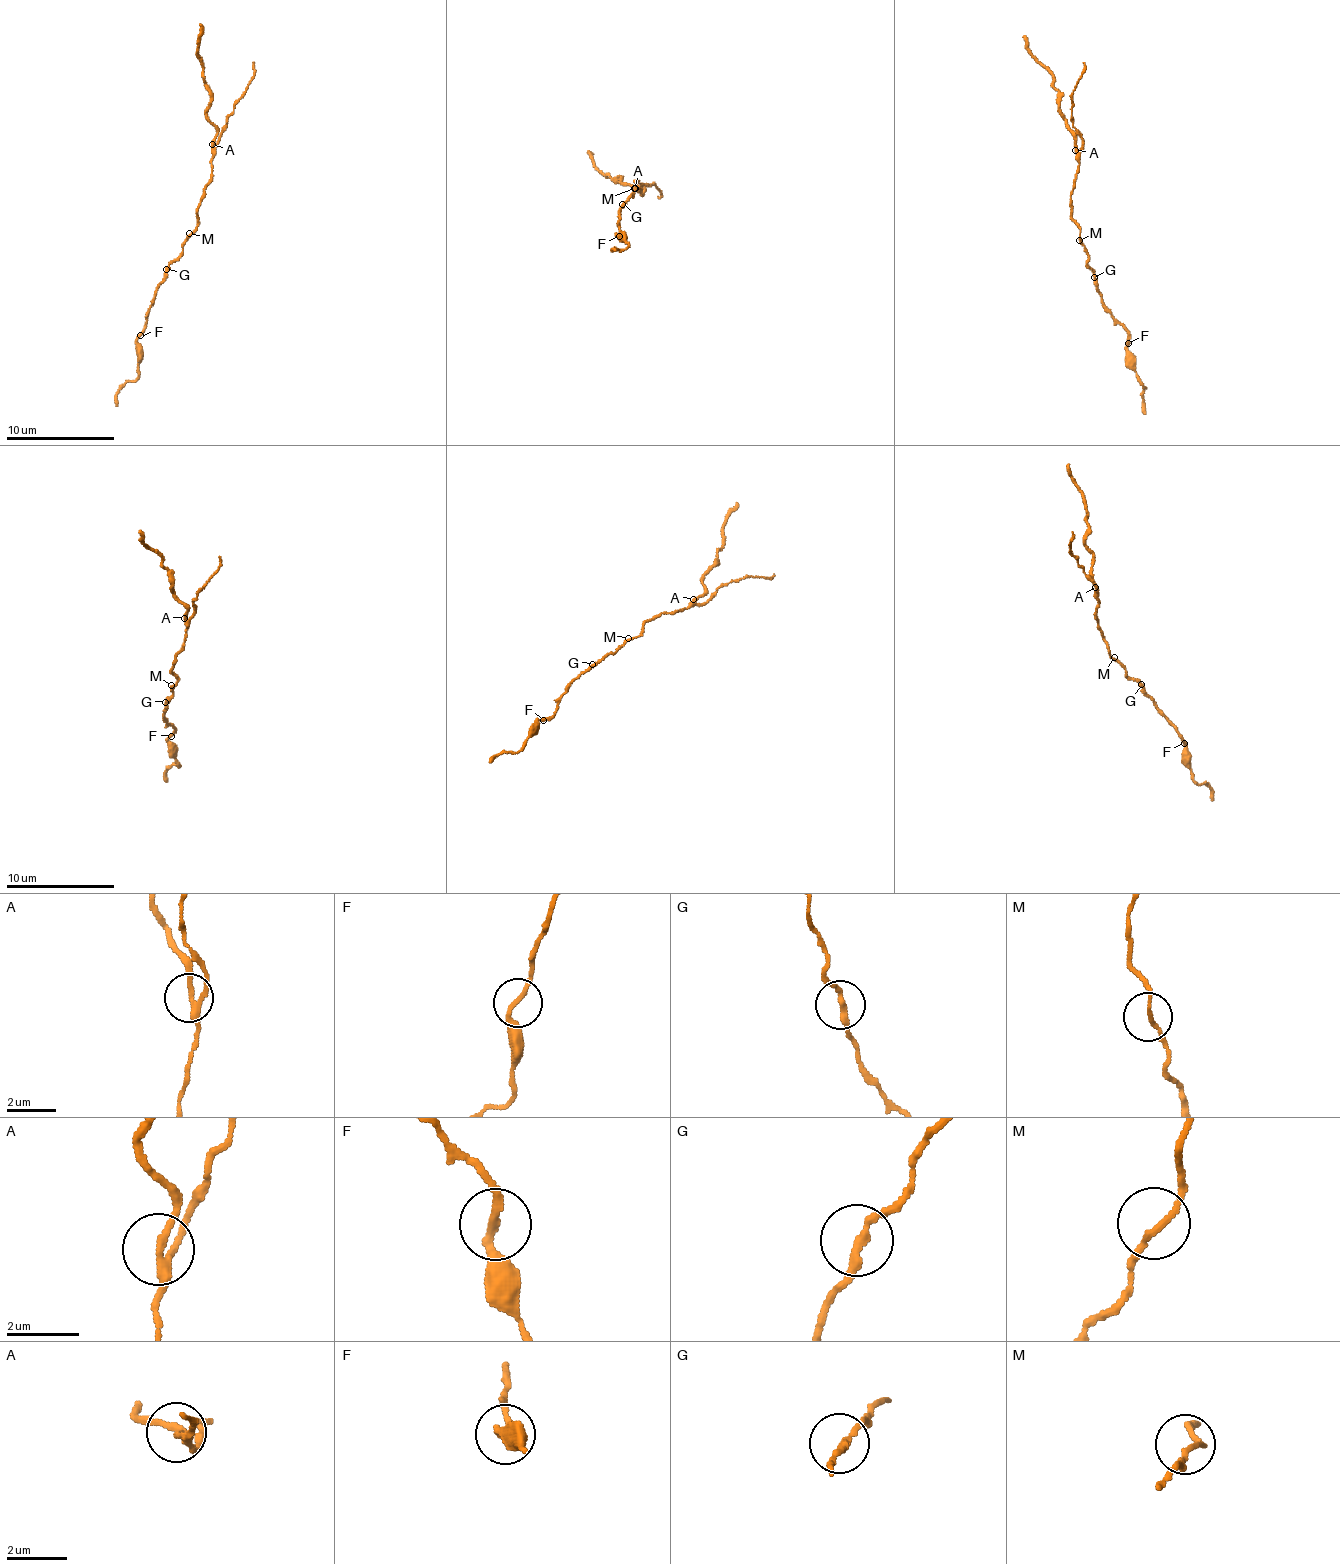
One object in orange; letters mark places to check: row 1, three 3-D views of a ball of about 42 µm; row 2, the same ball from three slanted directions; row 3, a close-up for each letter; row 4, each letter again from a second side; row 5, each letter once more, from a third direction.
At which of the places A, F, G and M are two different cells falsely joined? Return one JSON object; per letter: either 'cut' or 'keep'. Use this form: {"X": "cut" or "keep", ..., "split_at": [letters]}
{"A": "cut", "F": "keep", "G": "keep", "M": "keep", "split_at": ["A"]}

